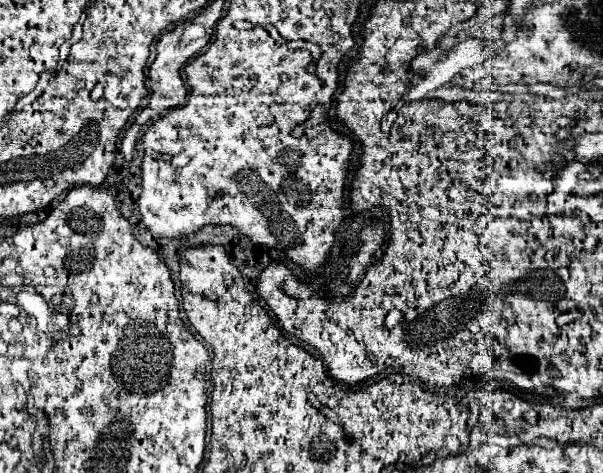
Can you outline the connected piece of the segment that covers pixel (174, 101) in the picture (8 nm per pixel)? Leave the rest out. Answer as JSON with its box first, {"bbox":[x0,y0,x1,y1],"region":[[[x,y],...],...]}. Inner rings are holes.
{"bbox":[149,2,223,112],"region":[[[213,2],[211,6],[207,6],[207,10],[209,10],[209,18],[207,18],[207,24],[205,24],[205,30],[207,30],[205,36],[193,40],[193,42],[187,44],[183,50],[181,50],[177,44],[181,42],[181,36],[183,36],[185,26],[177,26],[173,32],[167,32],[167,34],[163,34],[163,36],[159,38],[159,42],[157,42],[157,58],[155,58],[153,64],[149,66],[151,100],[153,100],[149,108],[153,108],[155,112],[161,112],[161,108],[169,110],[169,108],[177,108],[177,106],[183,104],[187,90],[185,90],[185,86],[183,86],[183,80],[181,80],[179,70],[181,70],[181,66],[183,66],[183,64],[185,64],[195,52],[199,52],[199,50],[209,42],[209,38],[211,38],[211,34],[213,34],[213,26],[215,26],[215,22],[221,18],[221,8],[223,8],[223,2]],[[159,99],[161,99],[161,108],[157,108],[157,100]]]}

